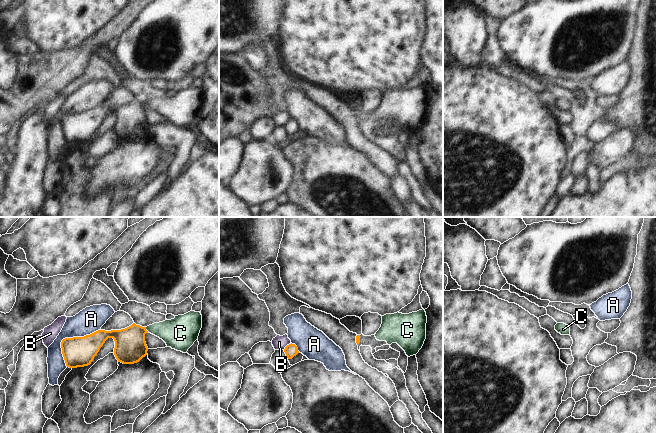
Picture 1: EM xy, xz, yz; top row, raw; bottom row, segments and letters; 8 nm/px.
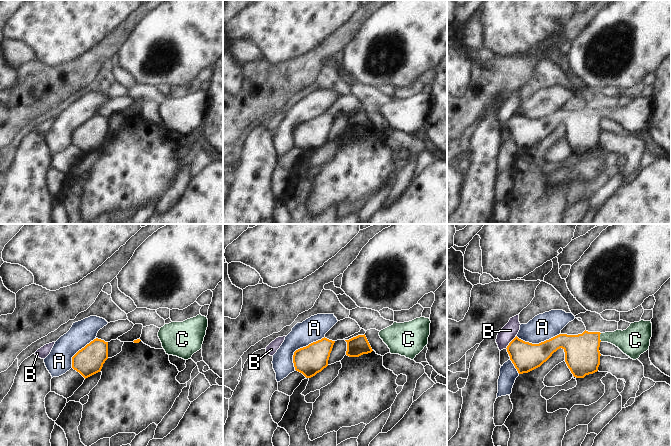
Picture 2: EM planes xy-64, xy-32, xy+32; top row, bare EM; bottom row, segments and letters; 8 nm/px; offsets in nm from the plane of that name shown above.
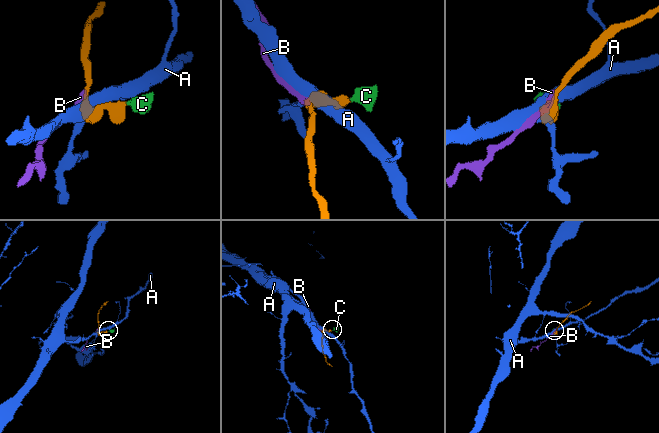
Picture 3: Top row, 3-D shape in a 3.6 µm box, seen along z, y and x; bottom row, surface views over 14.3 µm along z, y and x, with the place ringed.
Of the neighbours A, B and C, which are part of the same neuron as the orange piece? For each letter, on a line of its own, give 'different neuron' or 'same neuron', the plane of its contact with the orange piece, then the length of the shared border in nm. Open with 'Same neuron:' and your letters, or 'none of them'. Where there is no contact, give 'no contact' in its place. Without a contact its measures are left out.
Same neuron: C
A: different neuron; meets orange in xy; contact 400 nm long
B: different neuron; meets orange in xz; contact 90 nm long
C: same neuron; meets orange in xy; contact 50 nm long

